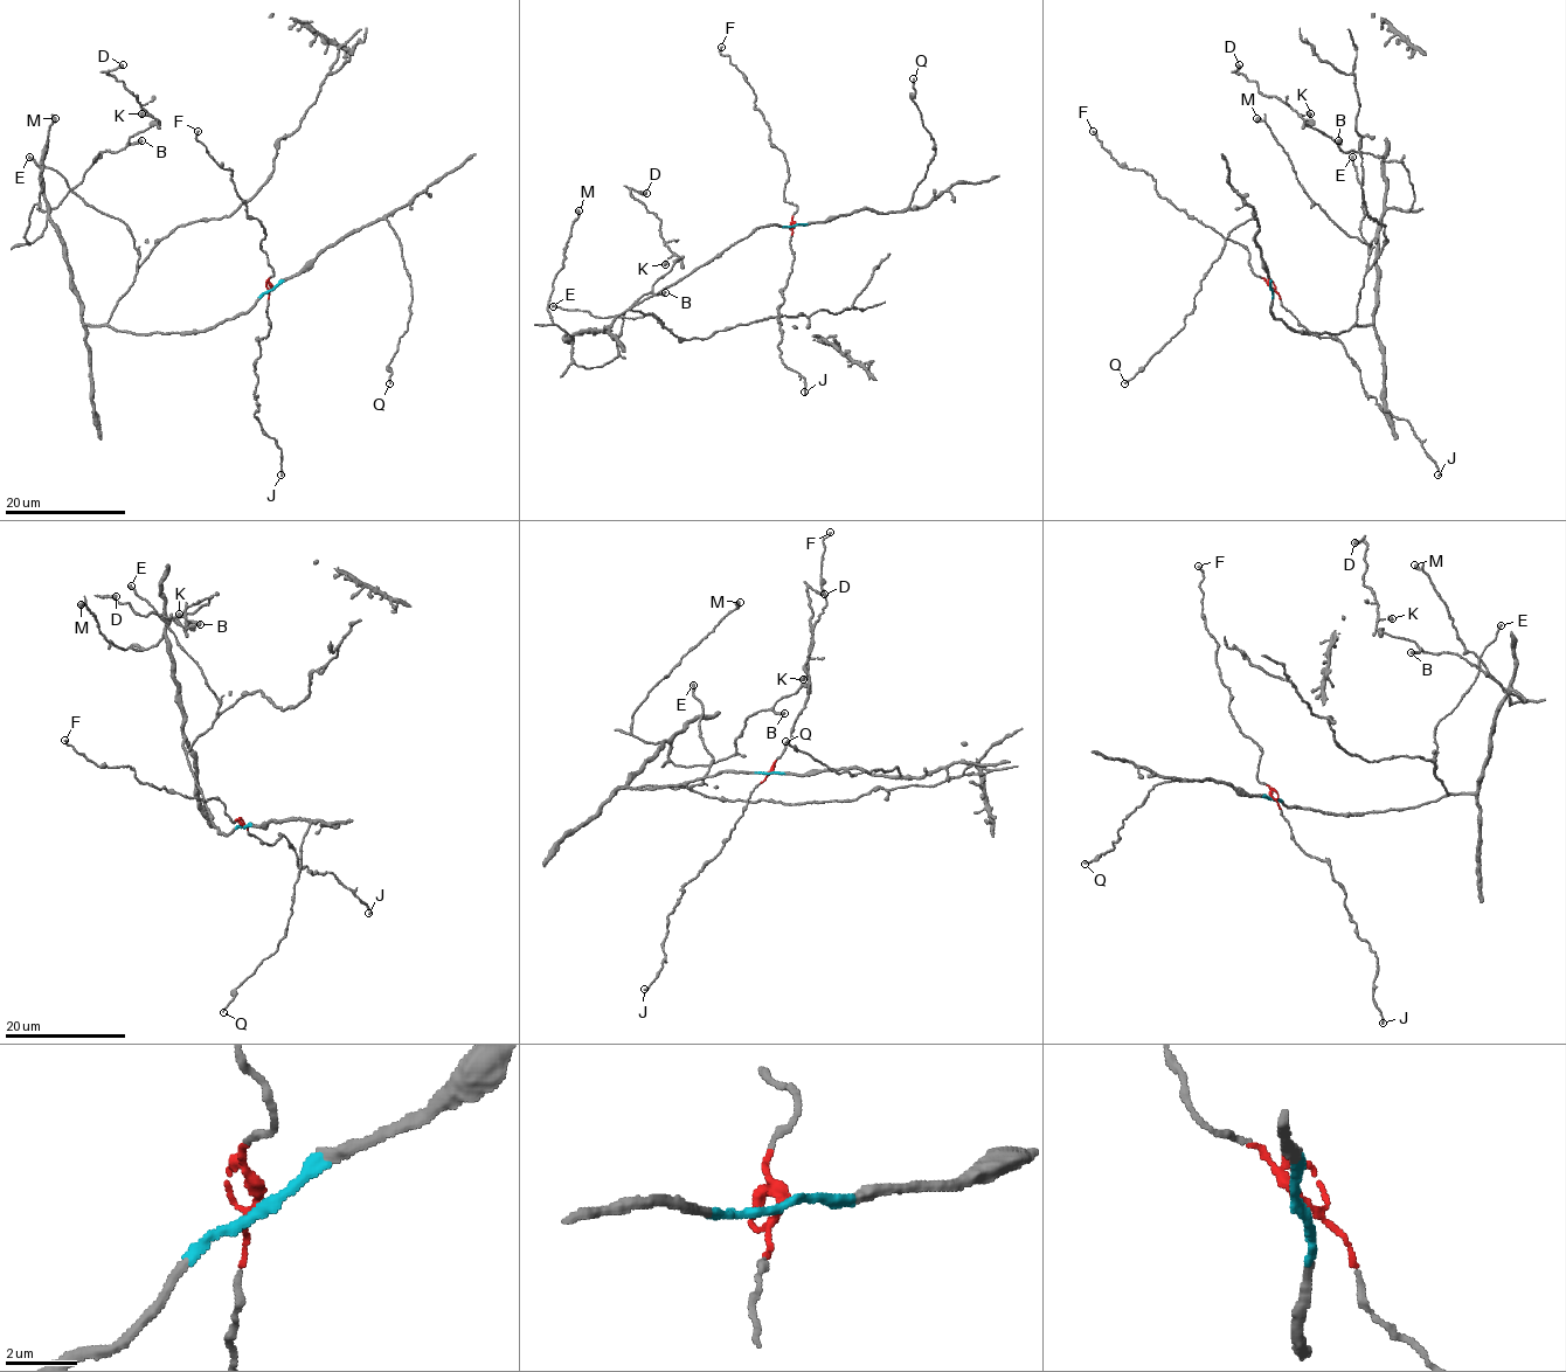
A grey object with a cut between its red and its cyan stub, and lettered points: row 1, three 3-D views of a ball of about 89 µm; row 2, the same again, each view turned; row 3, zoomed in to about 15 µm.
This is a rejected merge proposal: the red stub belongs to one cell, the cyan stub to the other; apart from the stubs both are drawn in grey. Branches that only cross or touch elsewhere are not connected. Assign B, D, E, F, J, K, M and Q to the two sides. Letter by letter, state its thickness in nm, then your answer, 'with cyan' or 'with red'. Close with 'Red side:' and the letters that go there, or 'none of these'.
B: calibre 360 nm; with cyan
D: calibre 420 nm; with cyan
E: calibre 240 nm; with cyan
F: calibre 180 nm; with red
J: calibre 200 nm; with red
K: calibre 360 nm; with cyan
M: calibre 460 nm; with cyan
Q: calibre 150 nm; with cyan
Red side: F, J

